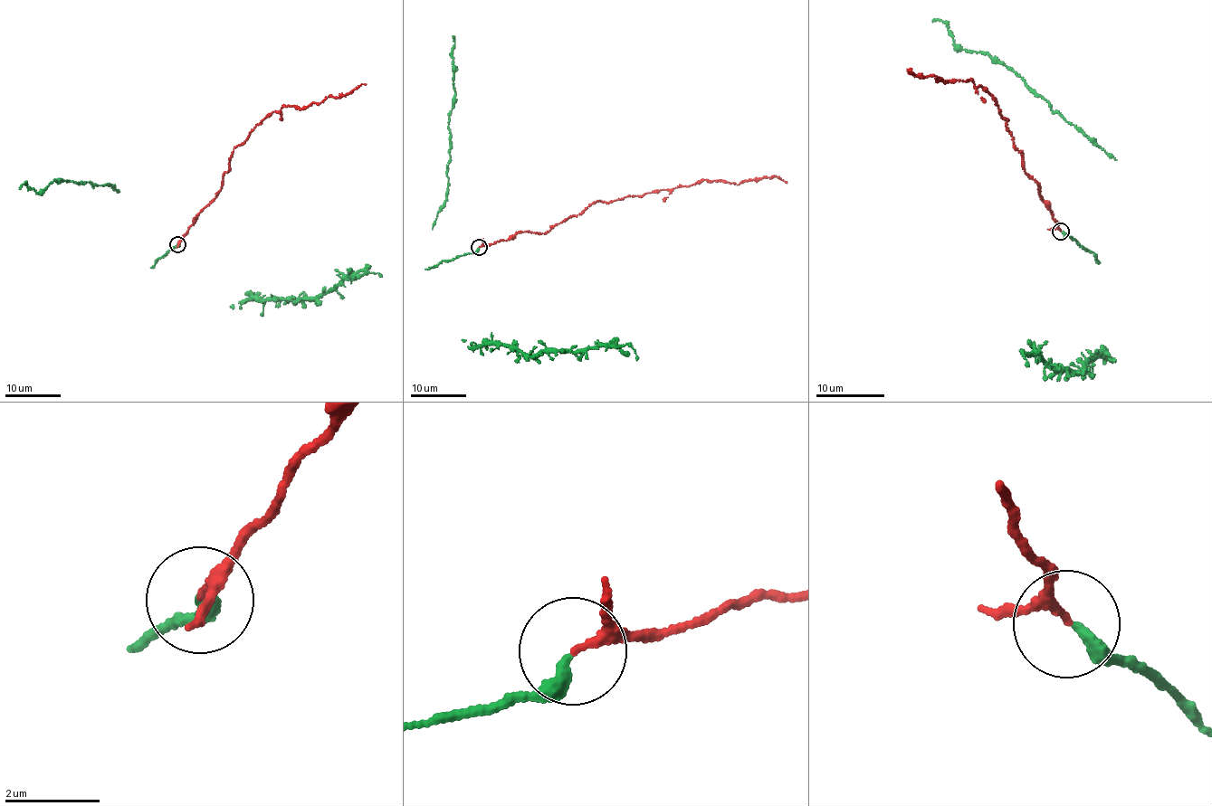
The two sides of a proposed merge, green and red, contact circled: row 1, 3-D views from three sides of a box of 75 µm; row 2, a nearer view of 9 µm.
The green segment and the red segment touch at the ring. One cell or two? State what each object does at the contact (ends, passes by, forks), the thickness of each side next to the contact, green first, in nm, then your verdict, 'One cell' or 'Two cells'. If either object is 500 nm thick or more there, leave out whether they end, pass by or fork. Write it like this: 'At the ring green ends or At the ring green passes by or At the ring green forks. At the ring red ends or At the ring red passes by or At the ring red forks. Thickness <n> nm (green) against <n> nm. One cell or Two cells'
At the ring green ends. At the ring red passes by. Thickness 280 nm (green) against 140 nm. One cell

